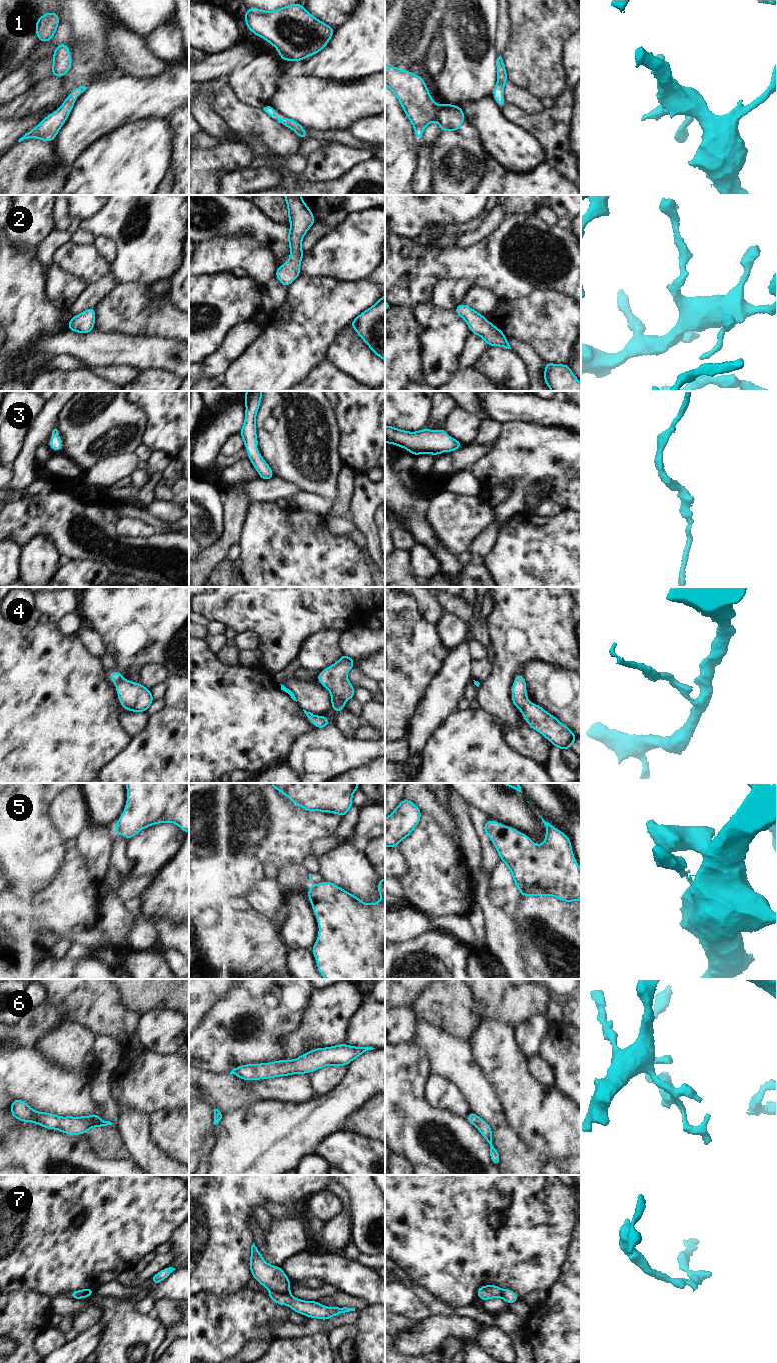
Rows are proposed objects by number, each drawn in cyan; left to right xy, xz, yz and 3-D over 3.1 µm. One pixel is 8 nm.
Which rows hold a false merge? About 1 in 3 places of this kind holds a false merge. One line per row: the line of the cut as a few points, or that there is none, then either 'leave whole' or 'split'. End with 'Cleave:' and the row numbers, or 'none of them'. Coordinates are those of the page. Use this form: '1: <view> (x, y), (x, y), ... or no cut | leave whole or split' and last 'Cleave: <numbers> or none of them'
1: no cut | leave whole
2: no cut | leave whole
3: no cut | leave whole
4: no cut | leave whole
5: yz (486, 822), (488, 833) | split
6: no cut | leave whole
7: xz (272, 1291), (289, 1293) | split
Cleave: 5, 7

